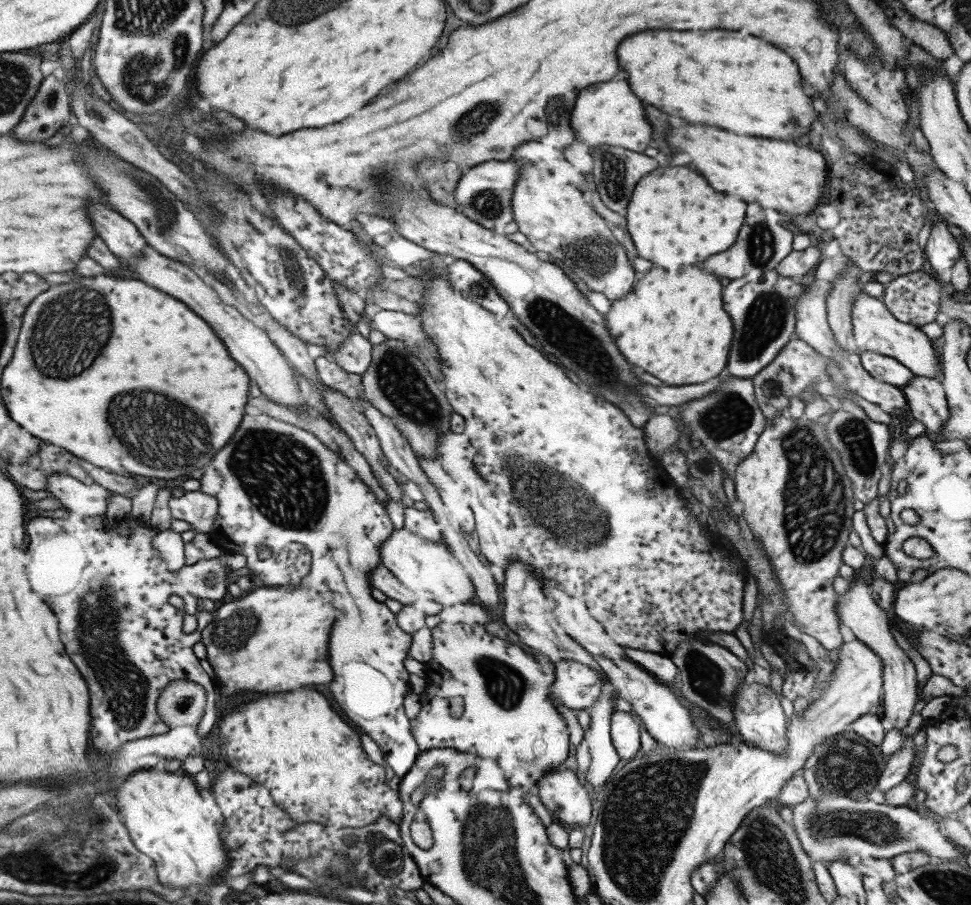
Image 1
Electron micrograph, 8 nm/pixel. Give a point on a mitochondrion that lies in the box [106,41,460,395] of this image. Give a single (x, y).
(166, 217)

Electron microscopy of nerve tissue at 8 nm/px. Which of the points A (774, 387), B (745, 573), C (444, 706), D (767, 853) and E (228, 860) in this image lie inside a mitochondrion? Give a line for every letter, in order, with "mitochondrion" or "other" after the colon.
A: other
B: other
C: other
D: mitochondrion
E: other

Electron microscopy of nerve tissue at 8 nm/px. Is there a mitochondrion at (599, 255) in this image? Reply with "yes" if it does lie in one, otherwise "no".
yes

